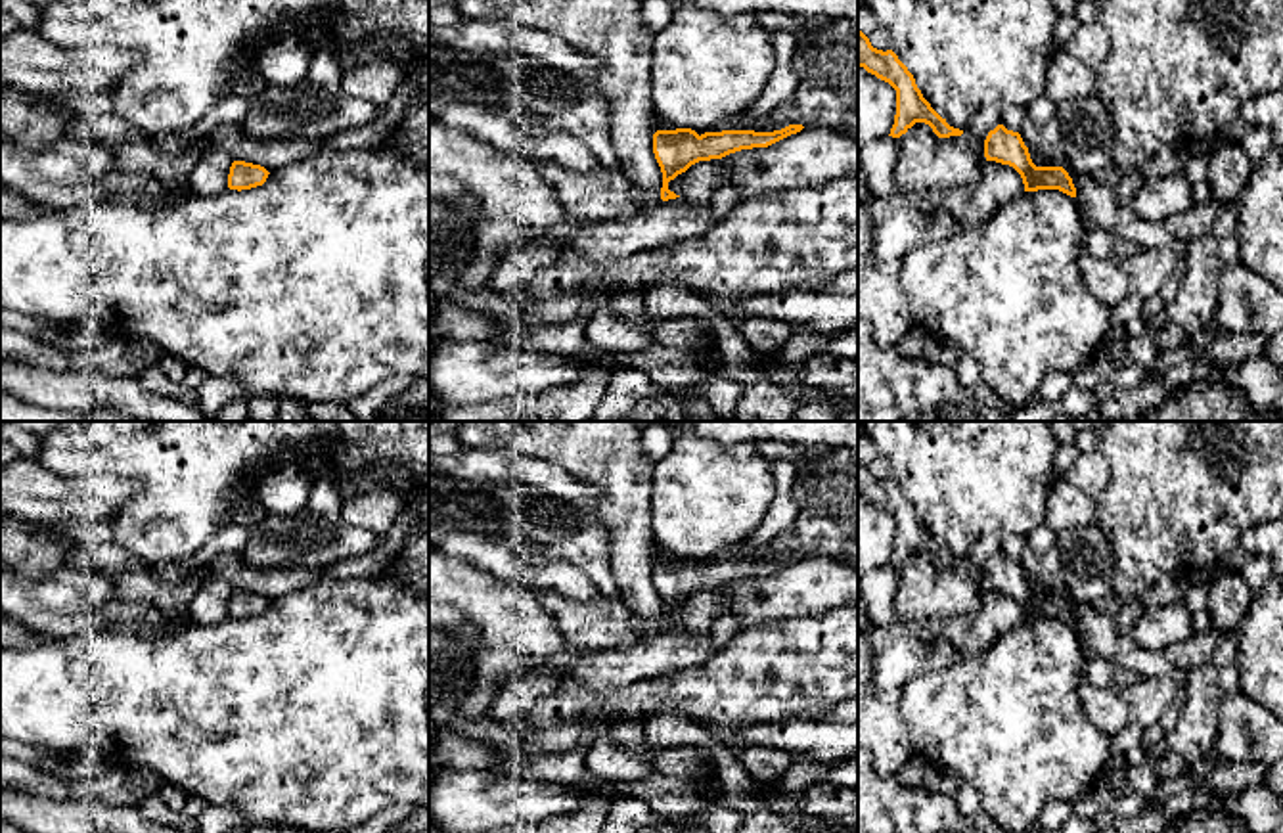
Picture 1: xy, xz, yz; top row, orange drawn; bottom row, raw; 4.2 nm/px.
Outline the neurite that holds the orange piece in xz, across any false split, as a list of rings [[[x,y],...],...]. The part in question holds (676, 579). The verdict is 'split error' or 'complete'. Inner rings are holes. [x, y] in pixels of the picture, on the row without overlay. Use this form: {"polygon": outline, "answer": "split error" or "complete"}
{"polygon": [[[789,553],[774,561],[722,559],[697,563],[691,557],[657,559],[653,563],[653,582],[663,601],[661,628],[676,628],[668,611],[686,601],[699,590],[722,588],[730,582],[753,576],[768,576],[791,563],[800,561],[802,553]]], "answer": "complete"}

